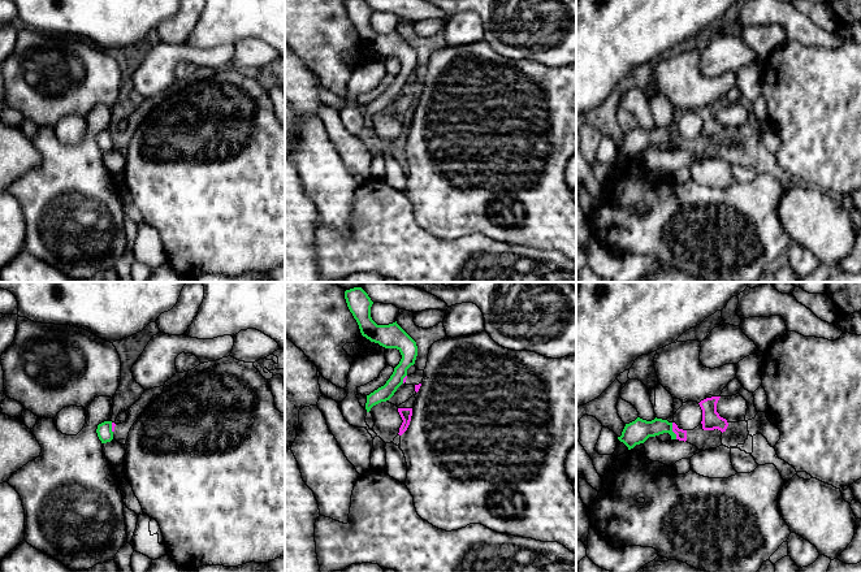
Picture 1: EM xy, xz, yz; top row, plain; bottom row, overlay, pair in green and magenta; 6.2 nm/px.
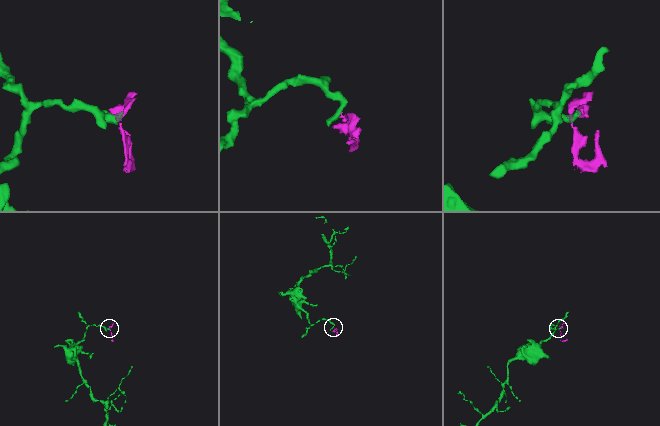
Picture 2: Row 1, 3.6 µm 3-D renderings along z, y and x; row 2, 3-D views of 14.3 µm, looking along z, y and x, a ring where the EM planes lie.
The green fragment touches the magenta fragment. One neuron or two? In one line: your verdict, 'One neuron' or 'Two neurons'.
Two neurons

